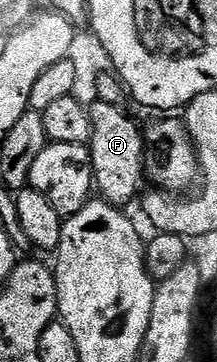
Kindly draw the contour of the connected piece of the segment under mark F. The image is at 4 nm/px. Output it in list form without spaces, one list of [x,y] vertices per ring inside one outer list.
[[[94,100],[89,103],[90,133],[89,147],[94,169],[94,185],[101,201],[110,202],[116,207],[129,207],[134,197],[137,199],[138,185],[144,182],[144,163],[148,157],[148,147],[144,137],[143,127],[137,126],[122,106],[113,106]]]

